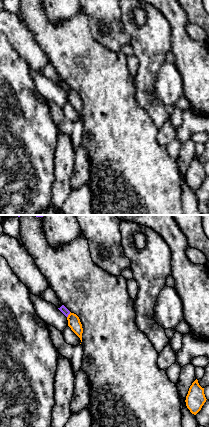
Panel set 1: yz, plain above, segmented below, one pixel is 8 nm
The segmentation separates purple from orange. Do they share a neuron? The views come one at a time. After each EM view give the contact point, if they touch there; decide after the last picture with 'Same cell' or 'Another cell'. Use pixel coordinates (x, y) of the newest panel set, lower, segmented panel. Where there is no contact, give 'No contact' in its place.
Touches purple at (68, 314)

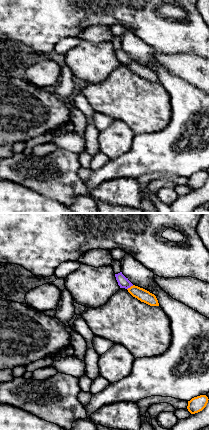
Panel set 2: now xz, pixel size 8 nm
Touches purple at (130, 286)

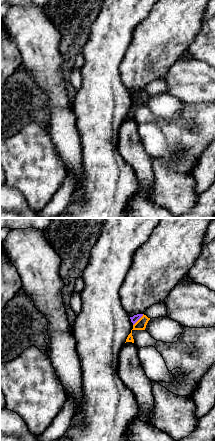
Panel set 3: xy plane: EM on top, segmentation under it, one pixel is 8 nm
Touches purple at (138, 319)

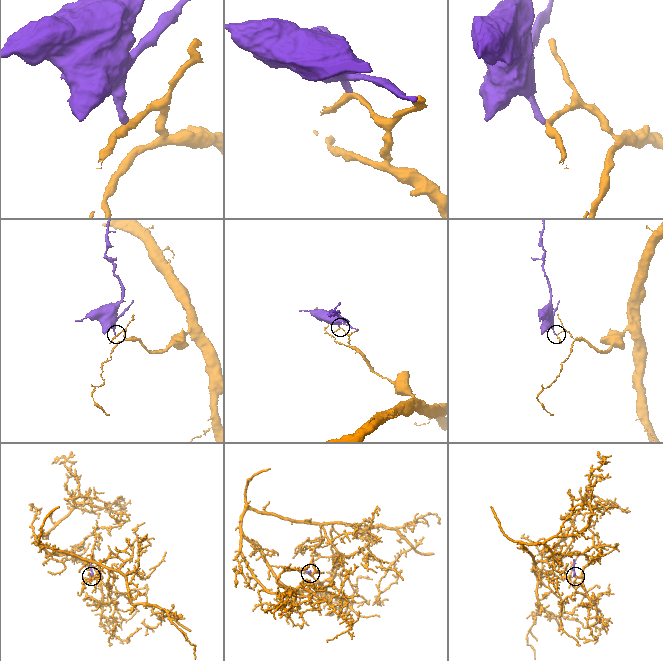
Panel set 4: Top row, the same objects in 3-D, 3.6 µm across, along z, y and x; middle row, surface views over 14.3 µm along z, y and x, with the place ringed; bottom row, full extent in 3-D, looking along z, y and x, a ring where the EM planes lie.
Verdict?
Another cell

